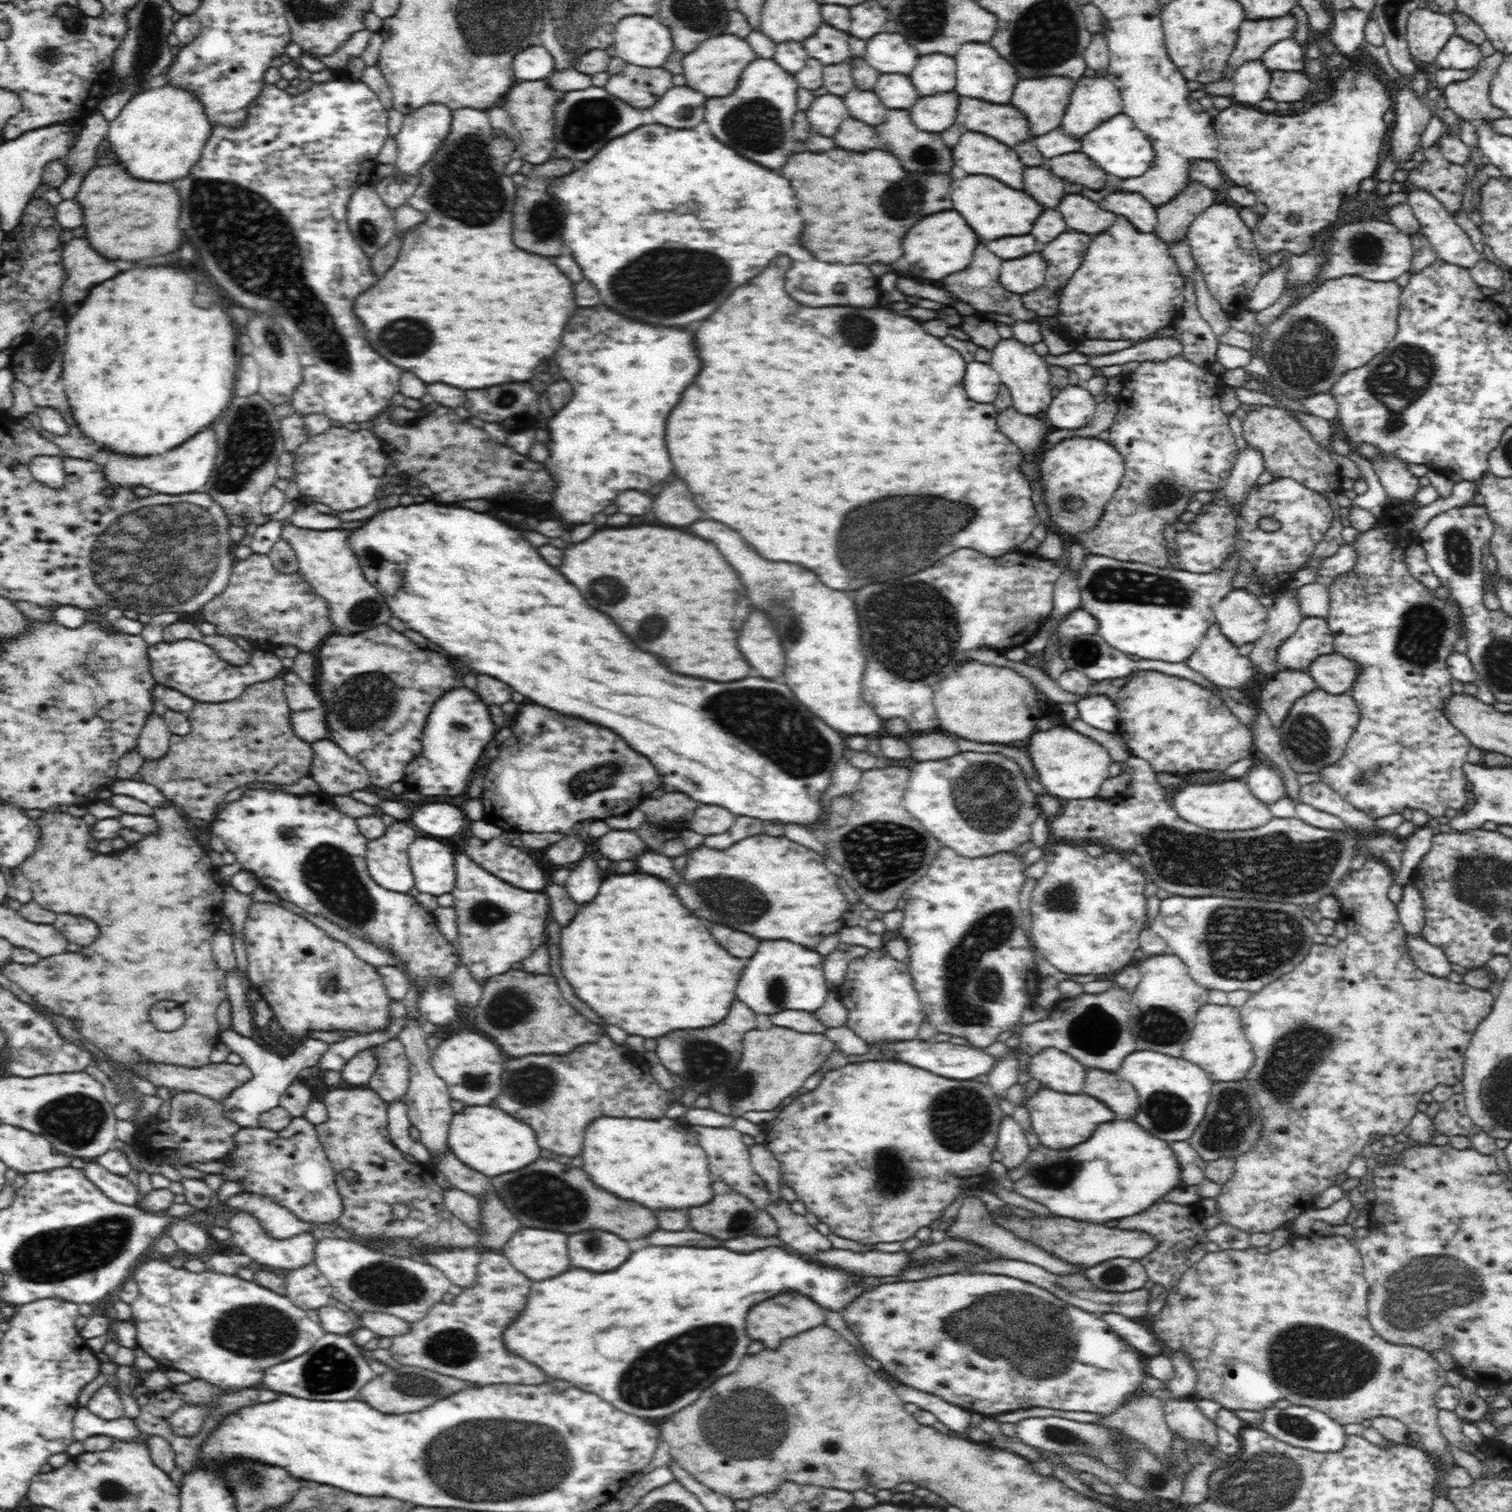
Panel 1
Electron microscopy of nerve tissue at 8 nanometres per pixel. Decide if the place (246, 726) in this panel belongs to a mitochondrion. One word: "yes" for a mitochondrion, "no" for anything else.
yes

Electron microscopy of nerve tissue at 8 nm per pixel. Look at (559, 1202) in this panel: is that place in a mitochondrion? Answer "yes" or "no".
yes

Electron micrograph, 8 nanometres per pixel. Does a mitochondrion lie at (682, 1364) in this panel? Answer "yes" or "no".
yes

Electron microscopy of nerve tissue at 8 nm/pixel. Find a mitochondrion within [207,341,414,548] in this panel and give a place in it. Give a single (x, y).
(251, 439)

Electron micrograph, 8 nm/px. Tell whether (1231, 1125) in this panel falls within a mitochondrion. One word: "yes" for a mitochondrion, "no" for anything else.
yes

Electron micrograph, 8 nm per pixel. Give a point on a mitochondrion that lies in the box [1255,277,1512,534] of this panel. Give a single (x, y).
(1407, 372)

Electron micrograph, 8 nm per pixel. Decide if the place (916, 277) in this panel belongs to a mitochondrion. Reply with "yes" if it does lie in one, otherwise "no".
no

